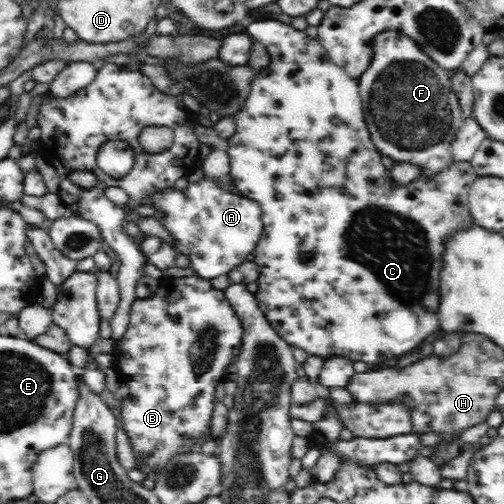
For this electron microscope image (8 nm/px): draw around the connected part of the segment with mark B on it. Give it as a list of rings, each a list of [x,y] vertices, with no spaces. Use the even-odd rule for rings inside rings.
[[[196,274],[177,278],[161,278],[159,289],[153,295],[132,301],[129,310],[128,330],[122,340],[118,341],[116,353],[111,358],[110,365],[123,377],[124,383],[130,388],[130,394],[122,400],[122,413],[120,414],[122,416],[122,428],[124,428],[126,436],[130,438],[128,444],[130,444],[130,448],[133,450],[135,460],[150,471],[150,477],[162,473],[167,468],[167,462],[172,460],[174,456],[199,452],[199,448],[202,445],[200,444],[200,438],[206,436],[206,432],[211,428],[216,390],[225,381],[224,374],[226,374],[226,370],[237,364],[238,356],[241,354],[245,328],[243,328],[240,317],[234,311],[234,307],[230,304],[228,298],[226,298],[225,291],[212,286],[211,281]]]

